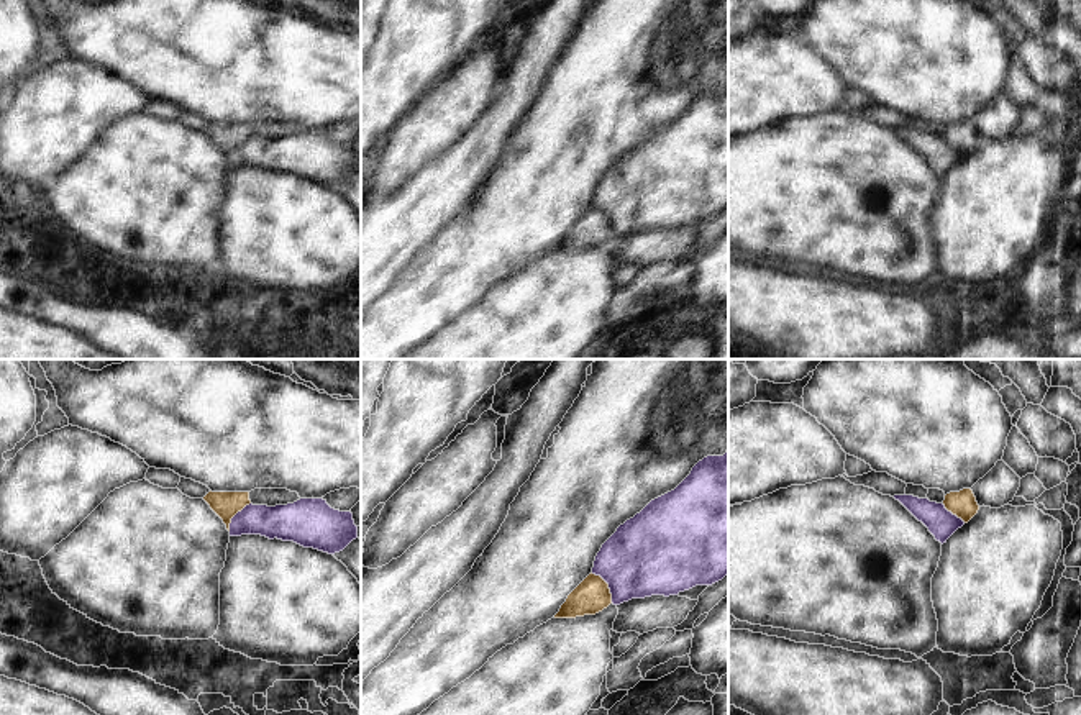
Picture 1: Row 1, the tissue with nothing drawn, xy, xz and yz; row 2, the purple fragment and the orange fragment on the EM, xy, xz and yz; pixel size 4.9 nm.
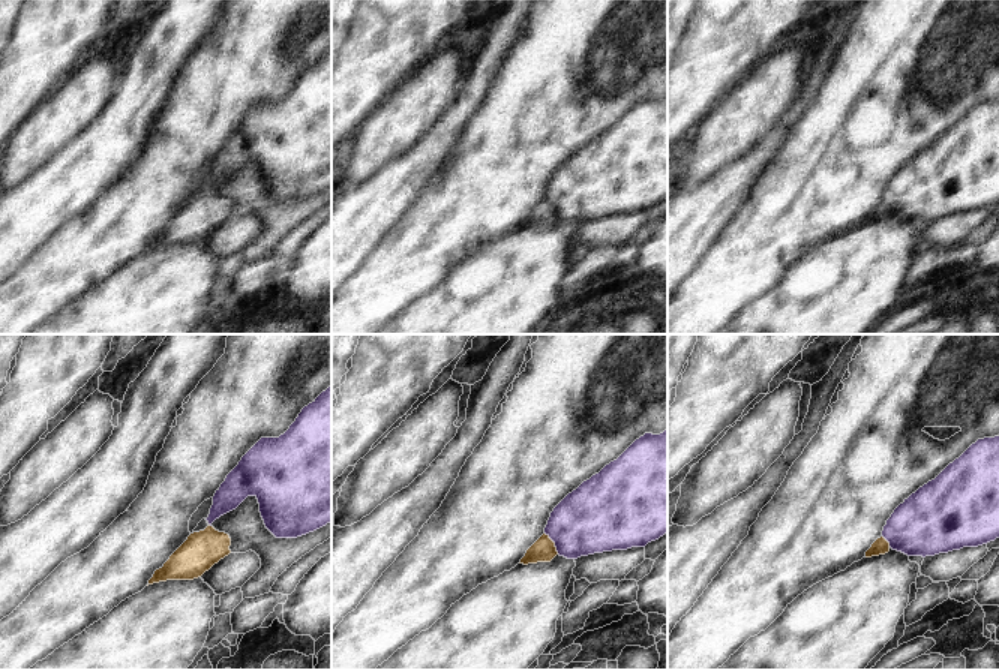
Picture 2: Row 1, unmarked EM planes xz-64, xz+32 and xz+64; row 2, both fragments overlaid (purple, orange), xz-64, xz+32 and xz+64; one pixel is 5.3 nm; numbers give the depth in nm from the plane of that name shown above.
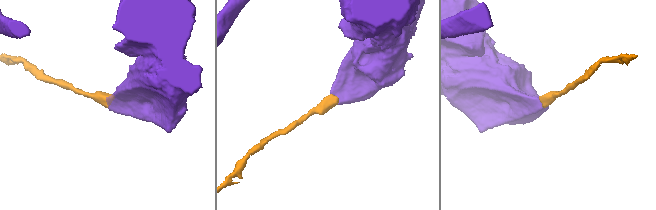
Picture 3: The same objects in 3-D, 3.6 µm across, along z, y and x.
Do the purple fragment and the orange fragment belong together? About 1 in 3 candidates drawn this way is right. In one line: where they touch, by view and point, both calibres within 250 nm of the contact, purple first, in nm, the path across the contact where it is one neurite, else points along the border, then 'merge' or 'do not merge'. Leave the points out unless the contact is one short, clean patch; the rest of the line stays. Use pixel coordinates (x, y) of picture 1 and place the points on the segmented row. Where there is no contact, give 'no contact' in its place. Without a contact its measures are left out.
contact xz (609, 586); calibres 400 and 170 nm; border xz (591, 573), (607, 584), (612, 602); do not merge

